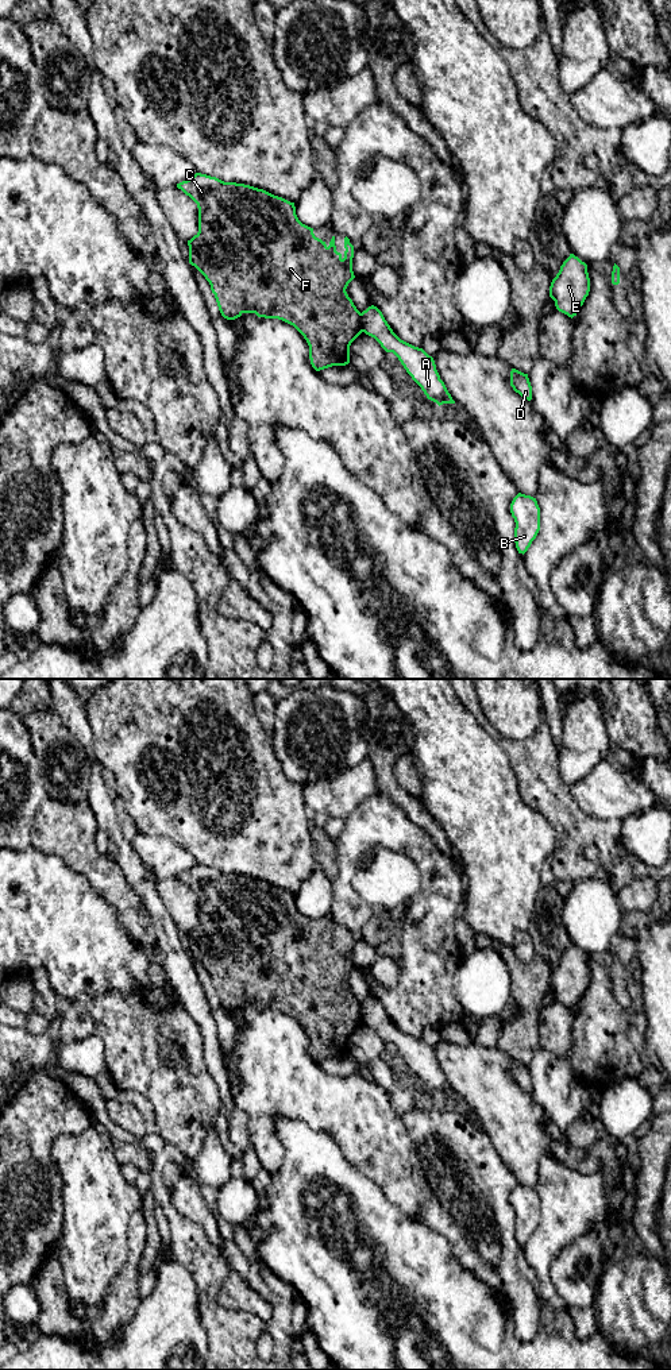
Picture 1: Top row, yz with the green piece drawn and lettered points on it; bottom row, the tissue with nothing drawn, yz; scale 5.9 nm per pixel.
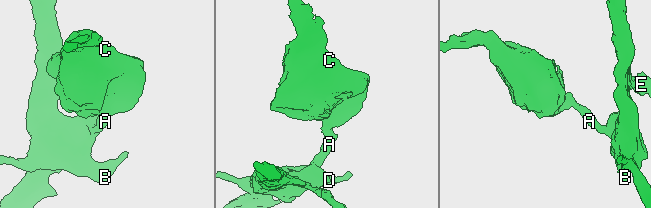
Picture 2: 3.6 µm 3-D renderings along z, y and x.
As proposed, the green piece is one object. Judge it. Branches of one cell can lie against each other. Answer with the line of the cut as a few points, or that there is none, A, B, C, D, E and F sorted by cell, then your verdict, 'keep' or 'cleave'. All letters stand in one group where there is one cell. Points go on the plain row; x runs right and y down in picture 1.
yz (359, 1004), (363, 1022) | A B D E / C F | cleave

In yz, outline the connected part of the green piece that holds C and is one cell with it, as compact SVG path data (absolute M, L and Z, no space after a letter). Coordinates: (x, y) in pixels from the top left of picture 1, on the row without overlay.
M196 864L177 875L198 899L198 923L188 931L189 954L209 973L219 1002L227 1011L243 1004L278 1010L293 1016L309 1037L311 1056L316 1062L350 1054L350 1037L363 1023L360 1003L346 980L355 969L352 962L354 937L344 929L344 945L336 942L335 927L329 935L316 929L313 919L302 915L294 894L274 887L263 880L244 875L224 873L216 868Z

